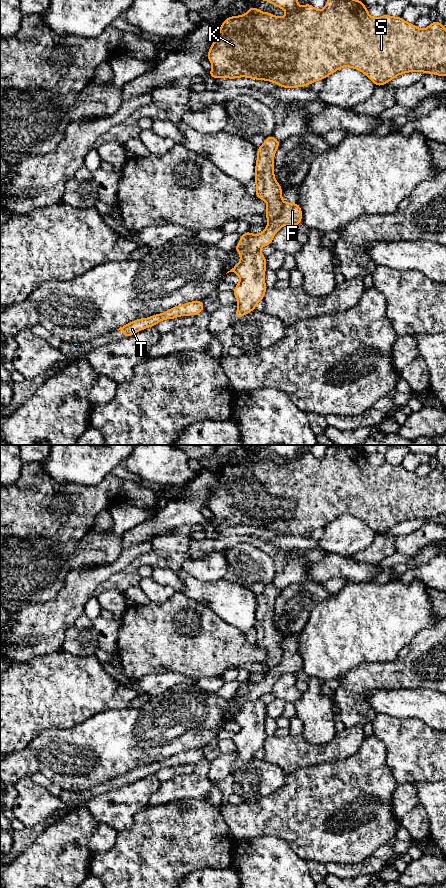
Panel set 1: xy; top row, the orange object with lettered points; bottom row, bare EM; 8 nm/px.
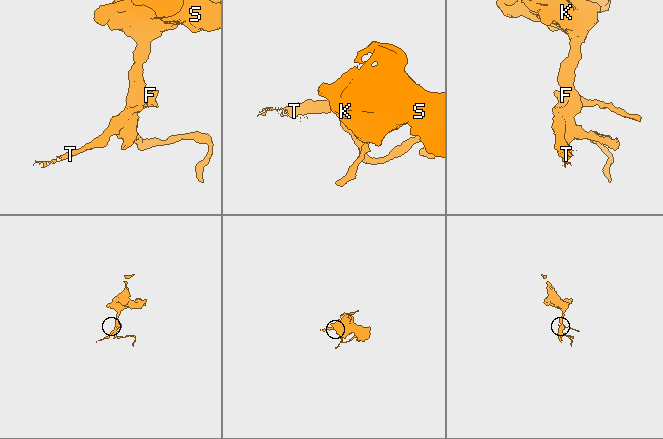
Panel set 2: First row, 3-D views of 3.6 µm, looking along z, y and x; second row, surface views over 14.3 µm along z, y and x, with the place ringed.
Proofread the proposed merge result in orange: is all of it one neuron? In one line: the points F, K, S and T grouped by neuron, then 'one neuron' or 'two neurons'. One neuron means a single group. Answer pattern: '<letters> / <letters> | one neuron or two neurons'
F T / K S | two neurons

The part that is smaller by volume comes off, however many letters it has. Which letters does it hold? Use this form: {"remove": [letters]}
{"remove": ["F", "T"]}

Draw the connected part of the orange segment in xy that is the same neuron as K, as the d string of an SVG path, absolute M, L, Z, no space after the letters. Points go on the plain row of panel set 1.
M298 445L255 446L270 450L288 462L277 465L269 460L260 460L258 455L249 454L246 462L226 466L207 503L207 507L212 511L212 518L208 520L210 525L266 528L282 536L305 535L317 528L324 528L342 515L363 520L376 534L383 534L408 520L425 520L446 525L446 478L444 472L438 469L432 469L425 477L419 477L402 465L384 462L373 466L361 448L348 445L329 445L322 458L315 457L310 451L298 456Z

